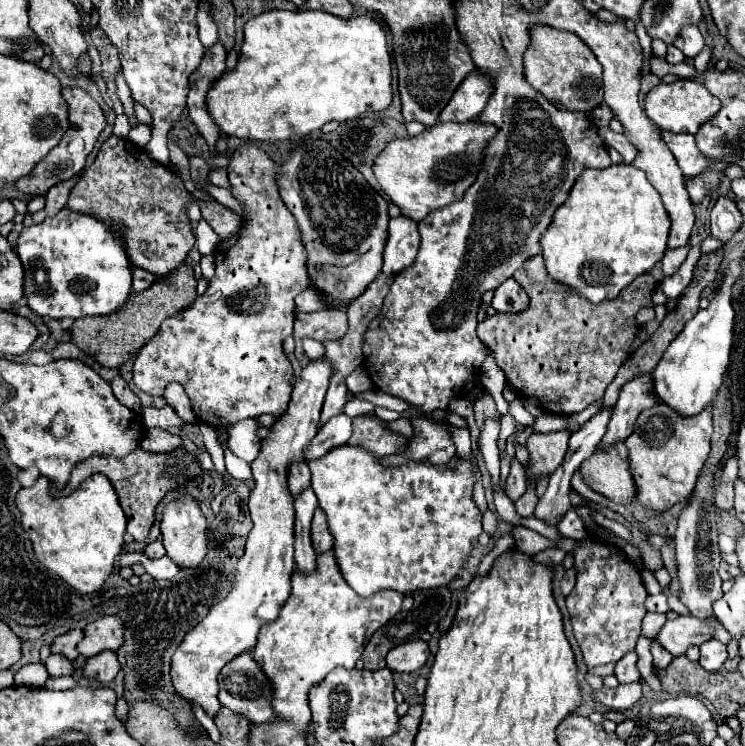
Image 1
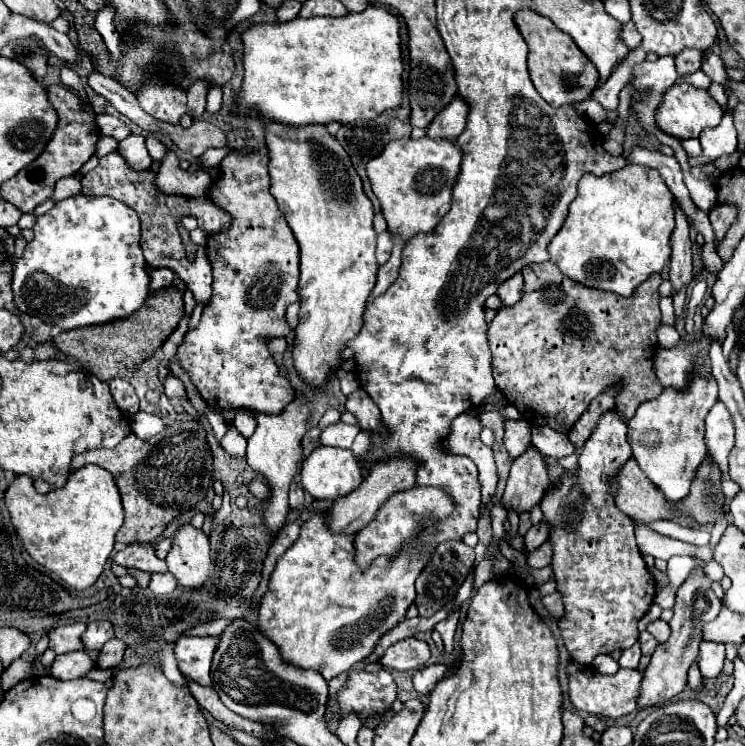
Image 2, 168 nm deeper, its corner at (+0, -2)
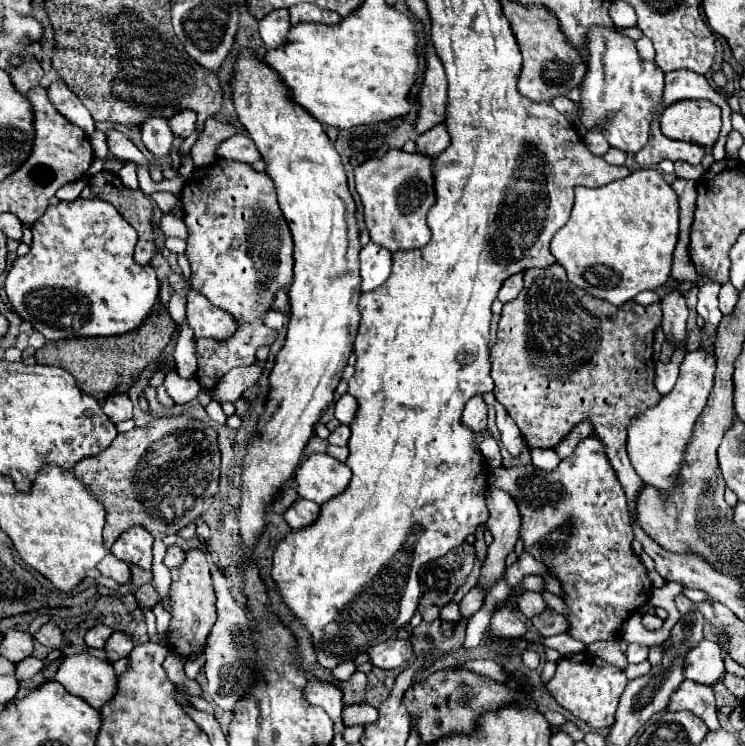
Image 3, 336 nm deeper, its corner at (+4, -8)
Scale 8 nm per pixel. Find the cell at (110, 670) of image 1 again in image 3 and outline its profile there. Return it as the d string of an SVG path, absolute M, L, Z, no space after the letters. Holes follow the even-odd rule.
M114 632L114 634L108 638L106 646L104 646L110 662L116 662L116 660L128 656L128 654L132 652L132 648L134 648L134 640L132 640L132 636L126 634L126 632Z

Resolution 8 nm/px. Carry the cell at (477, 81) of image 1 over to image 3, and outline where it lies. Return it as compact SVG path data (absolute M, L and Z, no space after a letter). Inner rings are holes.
M438 124L430 132L424 132L416 138L416 150L430 158L436 158L448 146L450 146L450 136L448 136L448 130L444 124Z

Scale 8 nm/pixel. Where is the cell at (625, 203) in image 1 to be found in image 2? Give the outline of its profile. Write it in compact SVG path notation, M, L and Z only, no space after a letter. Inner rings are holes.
M626 164L622 170L594 176L584 174L578 184L578 196L570 204L566 222L558 234L548 244L550 260L560 268L564 276L576 280L584 286L614 292L618 296L630 296L638 284L642 284L650 274L660 272L670 258L670 234L674 230L674 210L672 210L672 192L664 184L662 176L638 164Z

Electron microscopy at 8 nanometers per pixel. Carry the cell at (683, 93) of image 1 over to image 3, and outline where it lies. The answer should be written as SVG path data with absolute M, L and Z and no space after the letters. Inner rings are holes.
M684 100L672 104L662 114L662 134L674 140L696 142L712 148L722 128L720 108L706 100Z

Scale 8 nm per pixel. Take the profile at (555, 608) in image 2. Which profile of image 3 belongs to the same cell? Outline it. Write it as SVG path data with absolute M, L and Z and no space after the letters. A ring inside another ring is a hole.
M546 610L540 616L534 616L532 624L542 636L554 636L554 634L562 634L568 630L568 620L556 614L554 610Z

